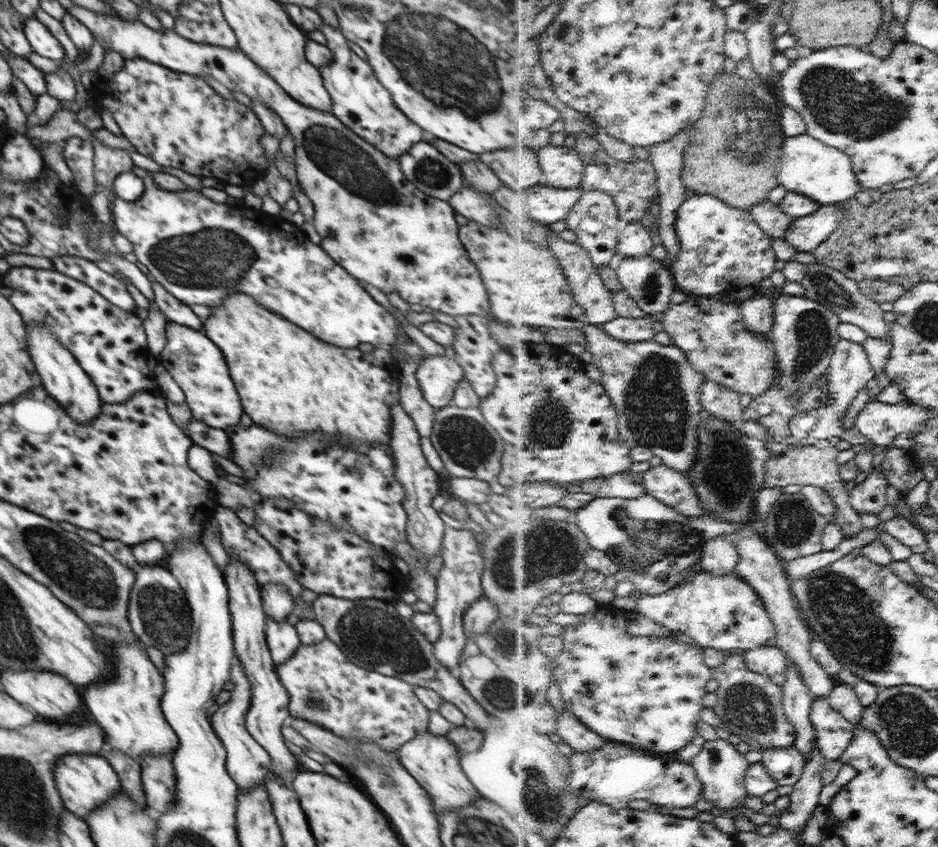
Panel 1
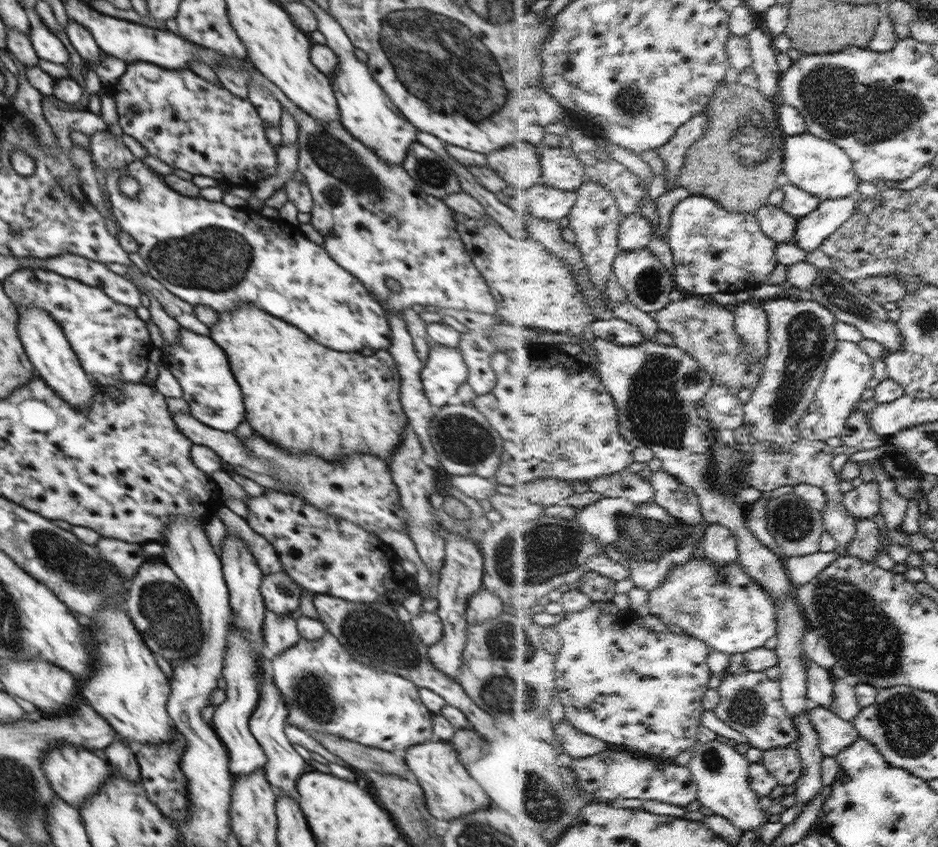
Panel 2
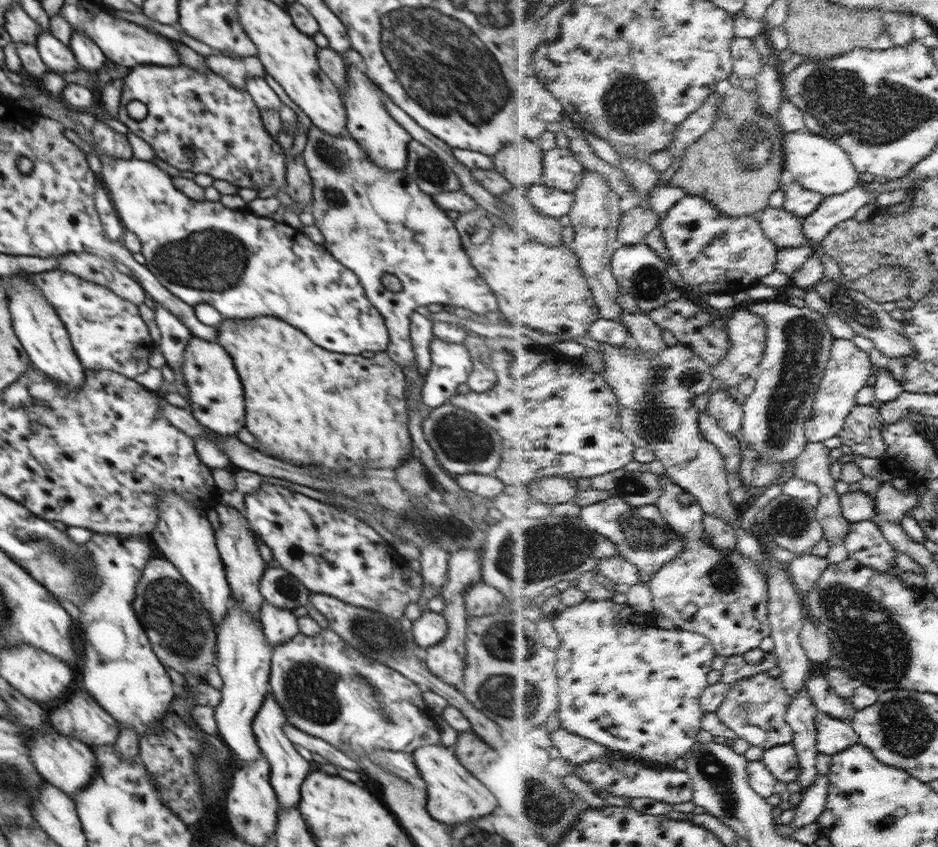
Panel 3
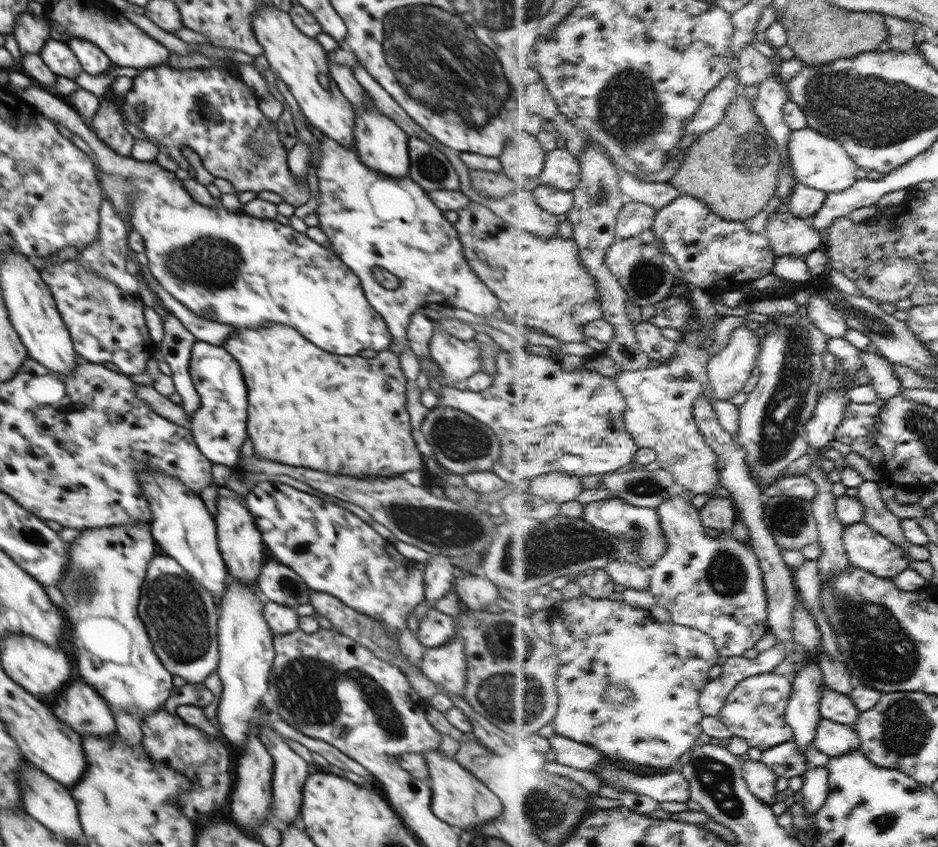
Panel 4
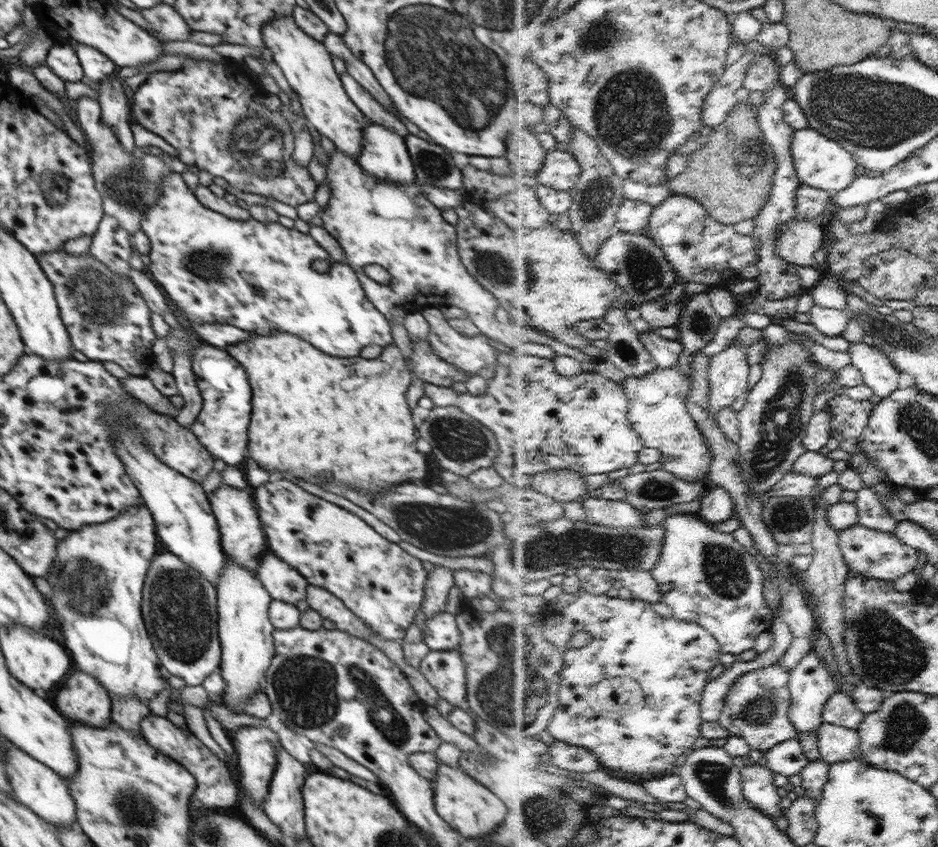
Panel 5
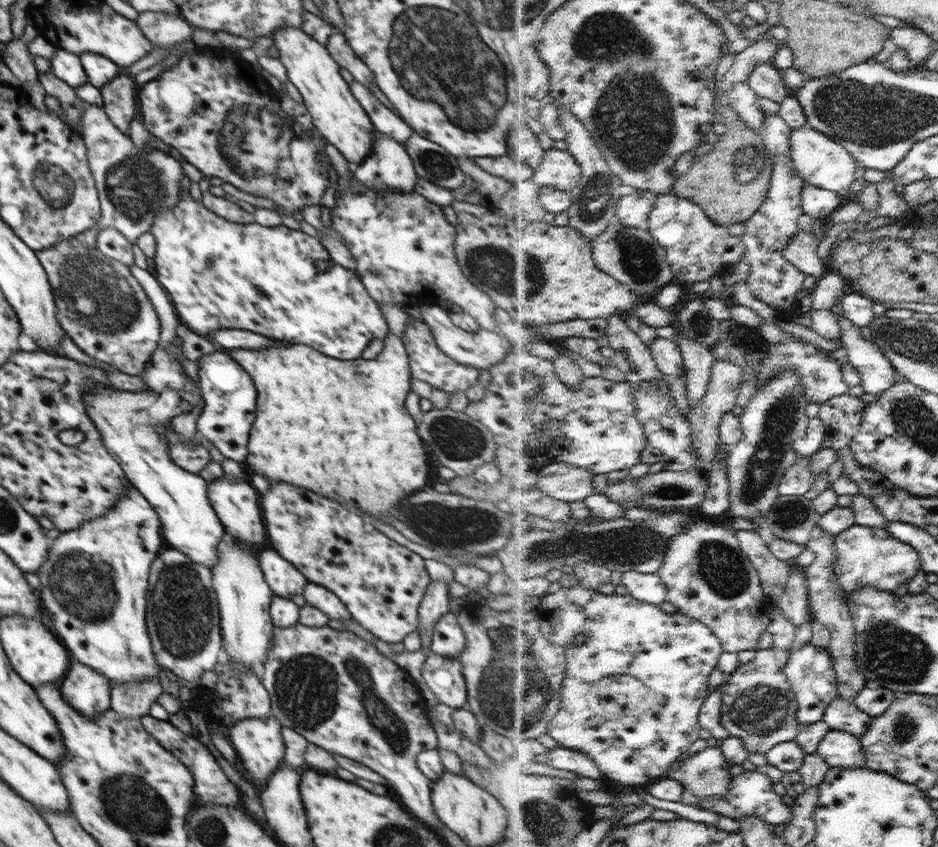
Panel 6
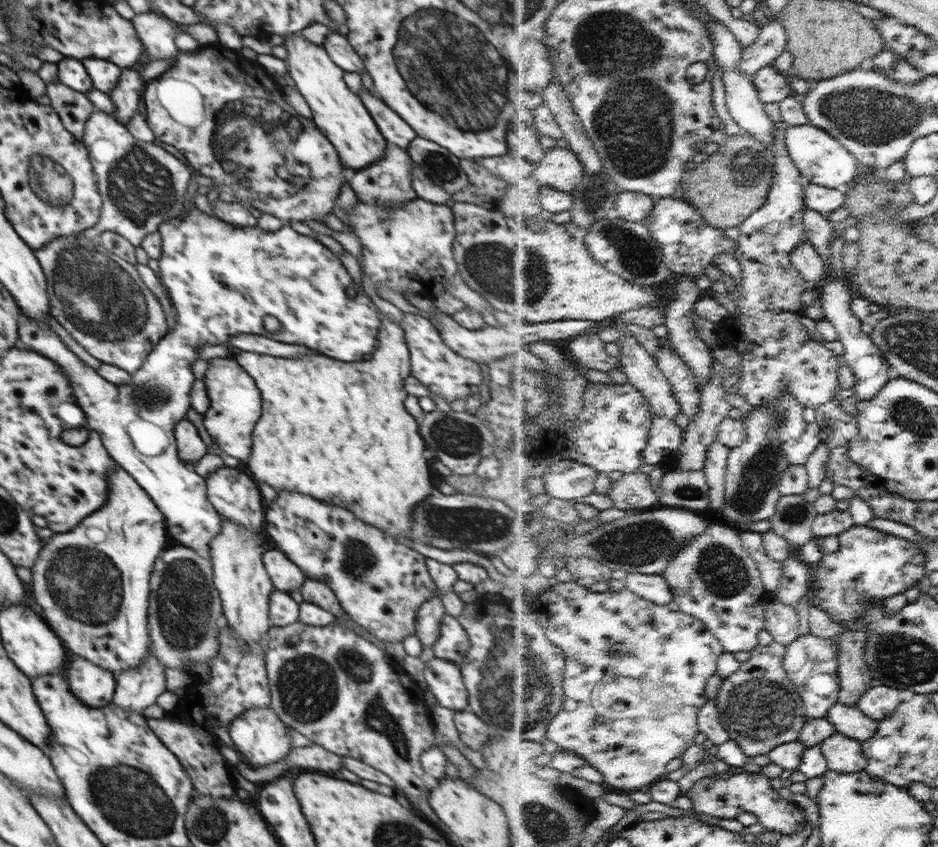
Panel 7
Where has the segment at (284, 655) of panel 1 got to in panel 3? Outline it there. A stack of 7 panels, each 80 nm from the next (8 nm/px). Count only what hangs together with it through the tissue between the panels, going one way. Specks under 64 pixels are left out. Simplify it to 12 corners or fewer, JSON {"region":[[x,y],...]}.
{"region":[[264,603],[258,617],[272,647],[299,633],[297,617]]}

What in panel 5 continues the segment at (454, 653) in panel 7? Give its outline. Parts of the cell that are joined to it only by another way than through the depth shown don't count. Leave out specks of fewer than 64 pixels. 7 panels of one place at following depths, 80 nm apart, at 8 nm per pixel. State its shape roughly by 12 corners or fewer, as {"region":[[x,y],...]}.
{"region":[[456,616],[426,619],[423,640],[432,651],[459,648]]}

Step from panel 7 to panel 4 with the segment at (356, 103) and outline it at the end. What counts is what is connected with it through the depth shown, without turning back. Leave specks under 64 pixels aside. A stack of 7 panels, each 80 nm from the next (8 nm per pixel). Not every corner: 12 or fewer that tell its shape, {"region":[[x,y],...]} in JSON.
{"region":[[291,16],[252,17],[270,69],[309,124],[351,148],[354,106]]}

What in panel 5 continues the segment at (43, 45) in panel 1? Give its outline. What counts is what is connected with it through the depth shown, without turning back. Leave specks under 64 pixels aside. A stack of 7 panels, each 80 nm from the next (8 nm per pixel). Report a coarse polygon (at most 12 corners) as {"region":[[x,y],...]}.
{"region":[[54,43],[45,64],[64,82],[85,76],[76,51]]}

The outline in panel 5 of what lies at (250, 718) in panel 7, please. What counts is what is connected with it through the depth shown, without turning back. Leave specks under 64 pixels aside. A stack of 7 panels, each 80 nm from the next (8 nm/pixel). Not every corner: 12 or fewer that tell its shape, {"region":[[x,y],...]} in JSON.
{"region":[[266,726],[231,735],[242,794],[263,806],[281,747]]}

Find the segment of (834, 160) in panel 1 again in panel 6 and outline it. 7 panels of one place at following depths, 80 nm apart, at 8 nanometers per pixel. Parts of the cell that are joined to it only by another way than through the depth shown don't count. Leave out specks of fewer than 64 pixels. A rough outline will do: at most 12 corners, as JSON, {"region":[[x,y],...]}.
{"region":[[812,125],[793,130],[808,183],[844,193],[860,162]]}

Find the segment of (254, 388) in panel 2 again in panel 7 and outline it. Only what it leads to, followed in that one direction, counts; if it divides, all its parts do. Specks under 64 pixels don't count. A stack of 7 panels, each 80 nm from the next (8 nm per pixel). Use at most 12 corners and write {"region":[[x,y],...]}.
{"region":[[404,331],[370,361],[248,351],[247,472],[403,541],[446,483],[404,408]]}

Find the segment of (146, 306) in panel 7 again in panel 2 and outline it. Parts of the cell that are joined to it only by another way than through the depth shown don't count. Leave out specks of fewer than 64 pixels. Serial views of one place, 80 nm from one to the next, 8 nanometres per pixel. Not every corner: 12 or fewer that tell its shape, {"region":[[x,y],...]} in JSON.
{"region":[[20,268],[2,288],[50,313],[86,374],[143,383],[147,322],[98,287]]}

